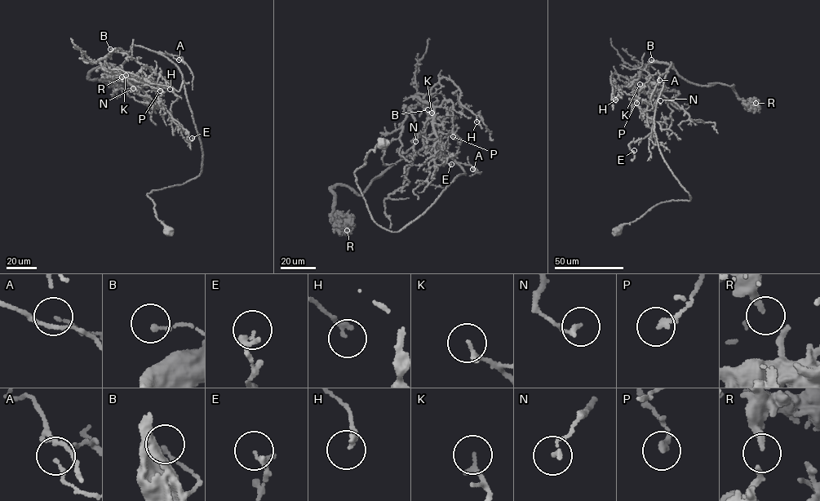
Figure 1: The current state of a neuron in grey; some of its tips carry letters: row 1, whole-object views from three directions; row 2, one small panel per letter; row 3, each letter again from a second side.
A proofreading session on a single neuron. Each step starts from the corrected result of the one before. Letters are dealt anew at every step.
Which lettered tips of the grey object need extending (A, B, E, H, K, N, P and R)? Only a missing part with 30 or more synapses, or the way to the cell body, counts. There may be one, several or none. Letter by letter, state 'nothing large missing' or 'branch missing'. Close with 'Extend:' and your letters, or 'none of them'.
A: nothing large missing
B: nothing large missing
E: nothing large missing
H: nothing large missing
K: nothing large missing
N: nothing large missing
P: nothing large missing
R: nothing large missing
Extend: none of them

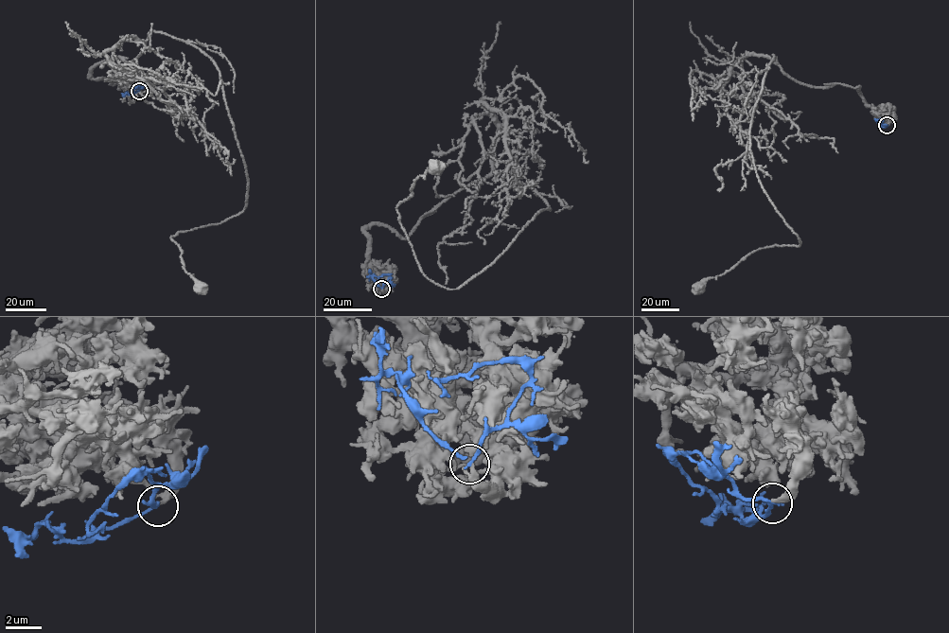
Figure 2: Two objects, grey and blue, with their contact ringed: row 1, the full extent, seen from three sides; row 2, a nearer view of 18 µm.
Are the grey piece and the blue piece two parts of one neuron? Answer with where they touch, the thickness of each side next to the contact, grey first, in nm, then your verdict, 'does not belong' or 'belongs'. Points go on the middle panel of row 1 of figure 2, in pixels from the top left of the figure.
(381, 289) | 180/120 nm | does not belong

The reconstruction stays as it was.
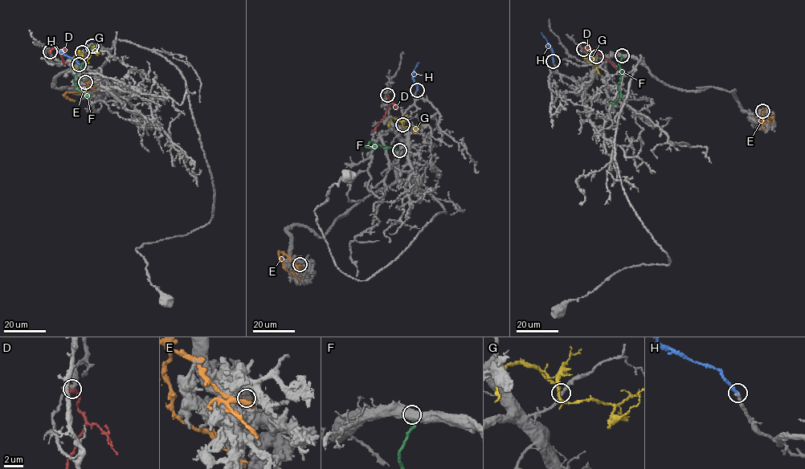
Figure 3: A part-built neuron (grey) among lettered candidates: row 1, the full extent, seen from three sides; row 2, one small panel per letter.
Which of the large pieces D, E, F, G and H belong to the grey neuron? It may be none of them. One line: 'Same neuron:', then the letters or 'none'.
Same neuron: H

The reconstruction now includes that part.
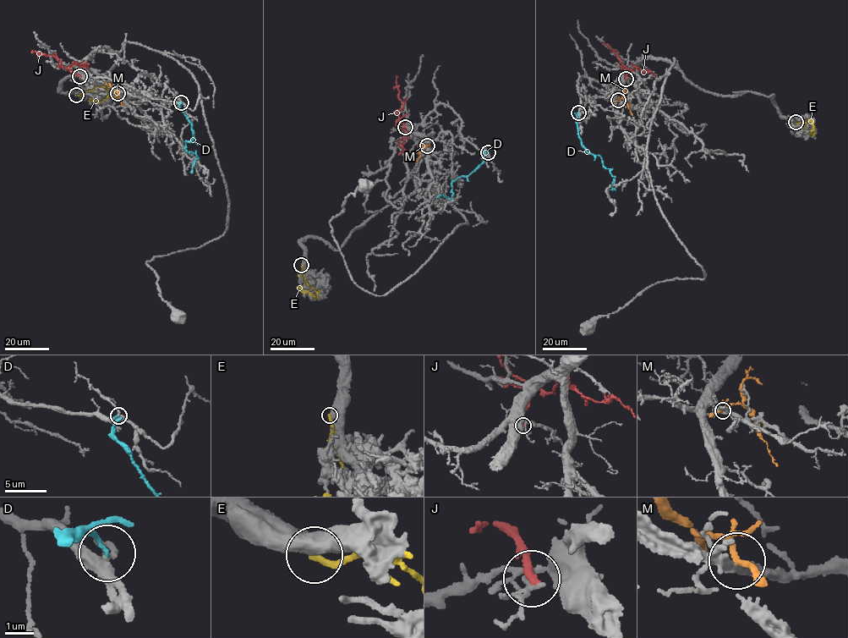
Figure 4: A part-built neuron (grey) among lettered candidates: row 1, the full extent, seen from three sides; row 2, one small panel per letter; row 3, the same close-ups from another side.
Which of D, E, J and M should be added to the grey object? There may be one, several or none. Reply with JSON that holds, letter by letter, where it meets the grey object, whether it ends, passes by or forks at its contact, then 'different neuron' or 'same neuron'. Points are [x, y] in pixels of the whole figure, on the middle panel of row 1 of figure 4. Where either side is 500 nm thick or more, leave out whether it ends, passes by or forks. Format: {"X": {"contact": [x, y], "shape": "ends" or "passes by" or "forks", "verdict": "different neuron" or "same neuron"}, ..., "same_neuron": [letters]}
{"D": {"contact": [488, 152], "shape": "ends", "verdict": "different neuron"}, "E": {"contact": [301, 265], "verdict": "different neuron"}, "J": {"contact": [405, 127], "shape": "ends", "verdict": "different neuron"}, "M": {"contact": [427, 145], "shape": "forks", "verdict": "different neuron"}, "same_neuron": []}

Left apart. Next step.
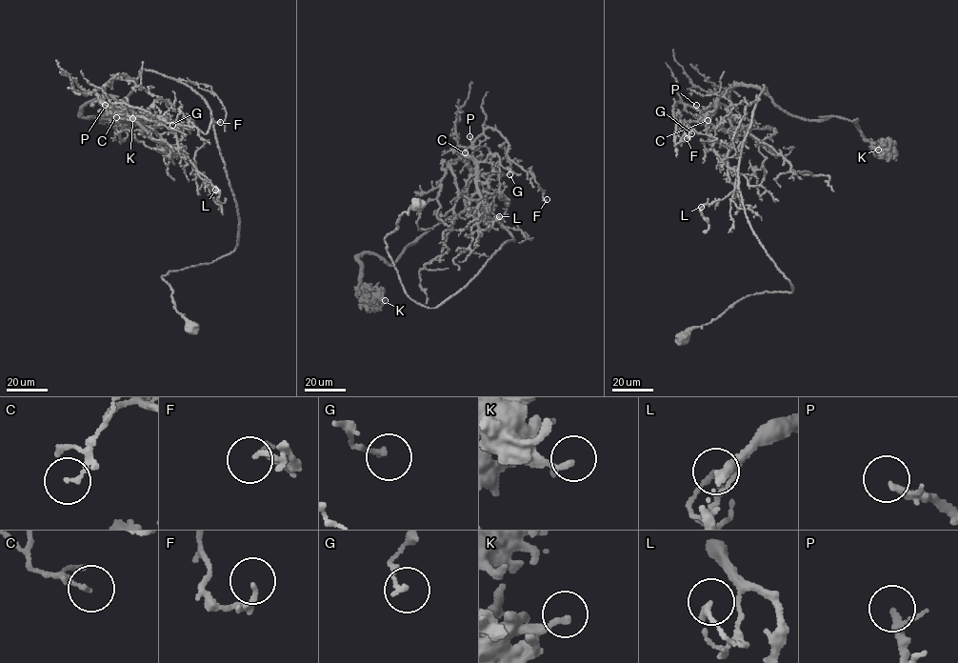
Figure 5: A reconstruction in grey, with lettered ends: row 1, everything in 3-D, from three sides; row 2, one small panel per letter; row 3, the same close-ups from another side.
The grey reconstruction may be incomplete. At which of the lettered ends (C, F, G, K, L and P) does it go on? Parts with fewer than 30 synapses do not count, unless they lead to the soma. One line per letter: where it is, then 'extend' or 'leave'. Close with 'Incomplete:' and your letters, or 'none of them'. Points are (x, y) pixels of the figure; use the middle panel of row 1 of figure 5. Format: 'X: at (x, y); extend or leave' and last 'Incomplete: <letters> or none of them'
C: at (465, 152); leave
F: at (547, 199); leave
G: at (509, 174); leave
K: at (385, 300); leave
L: at (499, 216); leave
P: at (469, 136); extend
Incomplete: P

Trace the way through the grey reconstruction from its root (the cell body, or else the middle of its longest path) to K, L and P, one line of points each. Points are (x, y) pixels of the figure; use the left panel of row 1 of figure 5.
K: (191, 328), (162, 276), (239, 236), (211, 110), (142, 70), (123, 100), (82, 114), (132, 118)
L: (191, 328), (162, 276), (212, 263), (239, 236), (211, 110), (151, 71), (97, 90), (215, 190)
P: (191, 328), (162, 276), (212, 263), (239, 236), (211, 110), (146, 70), (100, 87), (113, 109), (105, 105)

